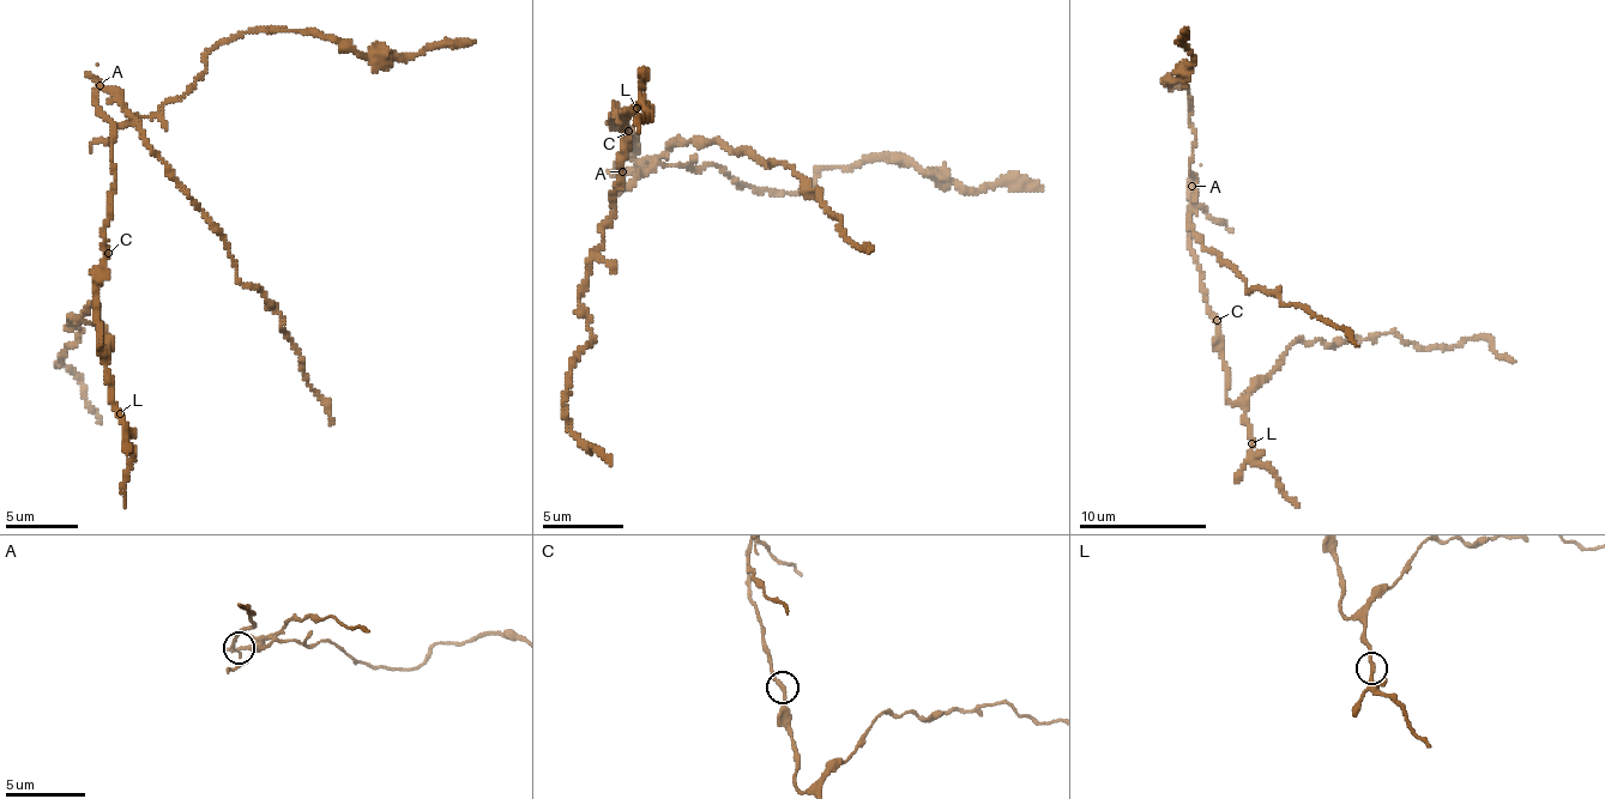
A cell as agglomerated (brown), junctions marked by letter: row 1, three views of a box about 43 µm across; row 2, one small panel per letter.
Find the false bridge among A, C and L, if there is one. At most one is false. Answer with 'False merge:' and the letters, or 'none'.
False merge: A

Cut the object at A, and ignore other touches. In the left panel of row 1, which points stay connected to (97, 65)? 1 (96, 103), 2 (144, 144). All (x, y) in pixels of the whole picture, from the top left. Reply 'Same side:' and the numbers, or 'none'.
Same side: 1

